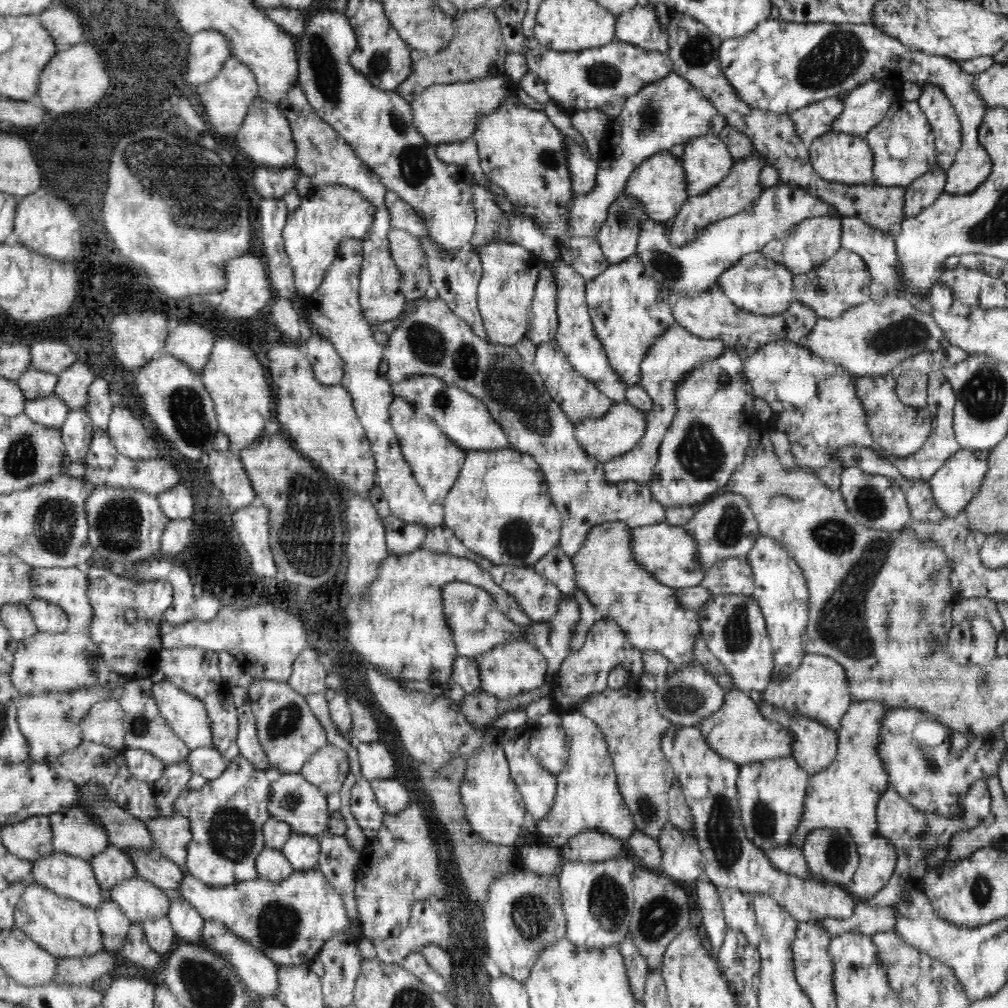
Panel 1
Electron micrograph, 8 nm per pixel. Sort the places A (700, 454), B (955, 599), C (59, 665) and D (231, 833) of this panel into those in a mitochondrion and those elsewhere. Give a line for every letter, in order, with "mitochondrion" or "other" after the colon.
A: mitochondrion
B: other
C: other
D: mitochondrion

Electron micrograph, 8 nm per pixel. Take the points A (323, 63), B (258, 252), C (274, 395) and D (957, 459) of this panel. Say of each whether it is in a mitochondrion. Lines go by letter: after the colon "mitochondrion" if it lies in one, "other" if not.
A: mitochondrion
B: other
C: other
D: other

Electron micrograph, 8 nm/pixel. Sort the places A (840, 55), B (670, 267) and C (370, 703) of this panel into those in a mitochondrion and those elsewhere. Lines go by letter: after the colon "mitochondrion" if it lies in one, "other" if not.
A: mitochondrion
B: mitochondrion
C: other

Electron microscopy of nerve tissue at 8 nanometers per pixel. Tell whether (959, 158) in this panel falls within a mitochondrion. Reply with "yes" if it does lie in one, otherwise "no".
no

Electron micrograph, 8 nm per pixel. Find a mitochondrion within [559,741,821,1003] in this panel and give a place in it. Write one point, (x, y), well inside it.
(725, 846)

